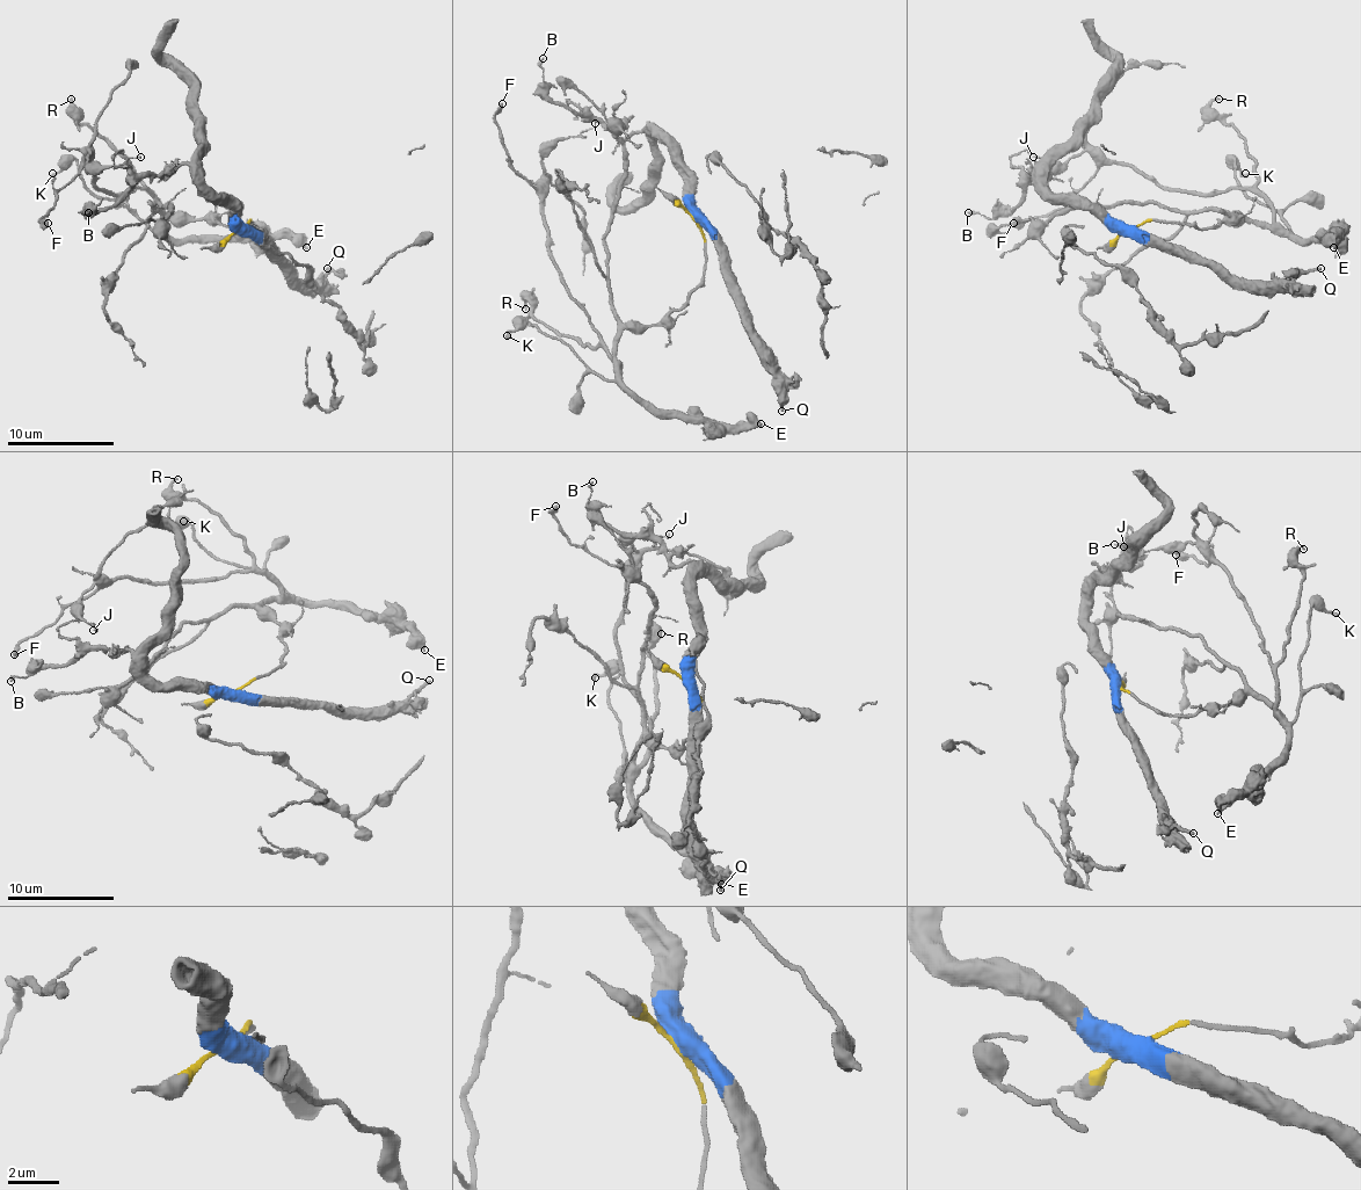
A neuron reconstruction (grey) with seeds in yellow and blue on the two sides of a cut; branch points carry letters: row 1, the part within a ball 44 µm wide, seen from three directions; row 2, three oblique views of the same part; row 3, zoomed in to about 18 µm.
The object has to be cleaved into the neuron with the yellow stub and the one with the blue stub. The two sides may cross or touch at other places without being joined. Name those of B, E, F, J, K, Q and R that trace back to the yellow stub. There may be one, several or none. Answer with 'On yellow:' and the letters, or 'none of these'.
On yellow: E, F, J, K, R

